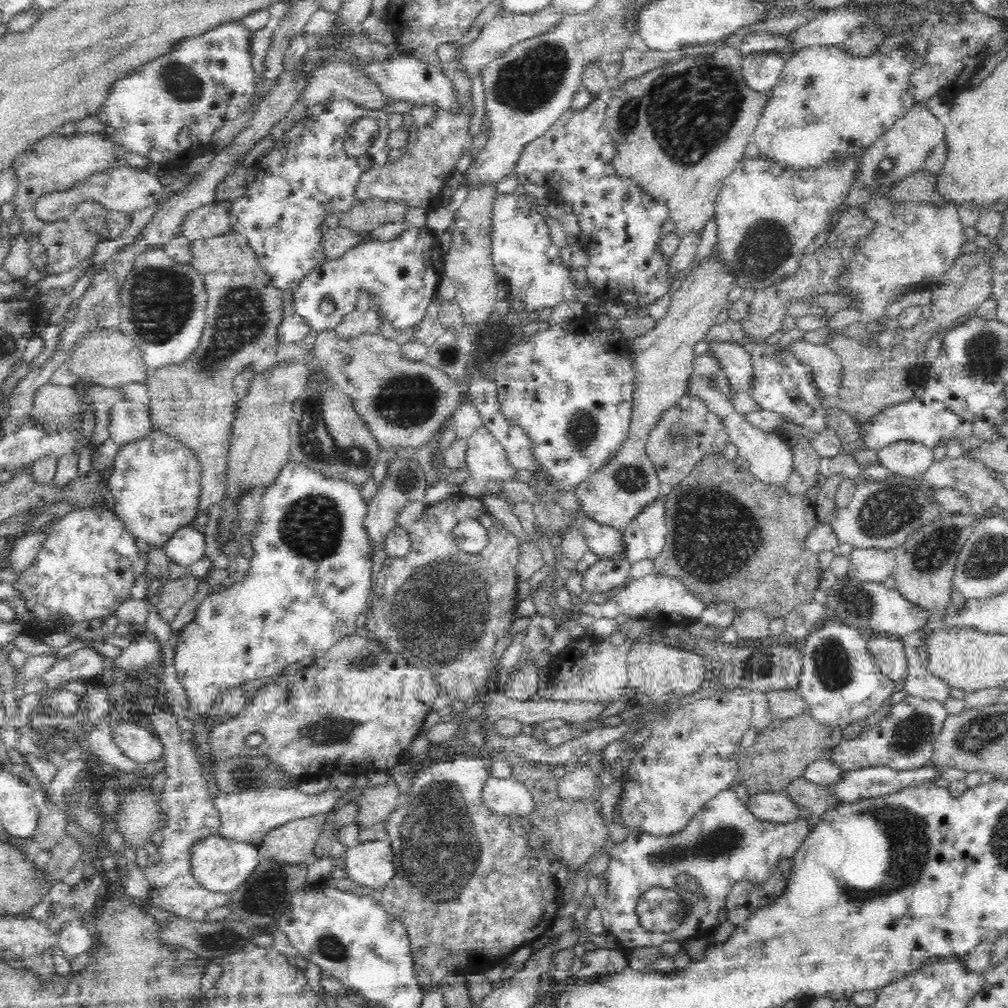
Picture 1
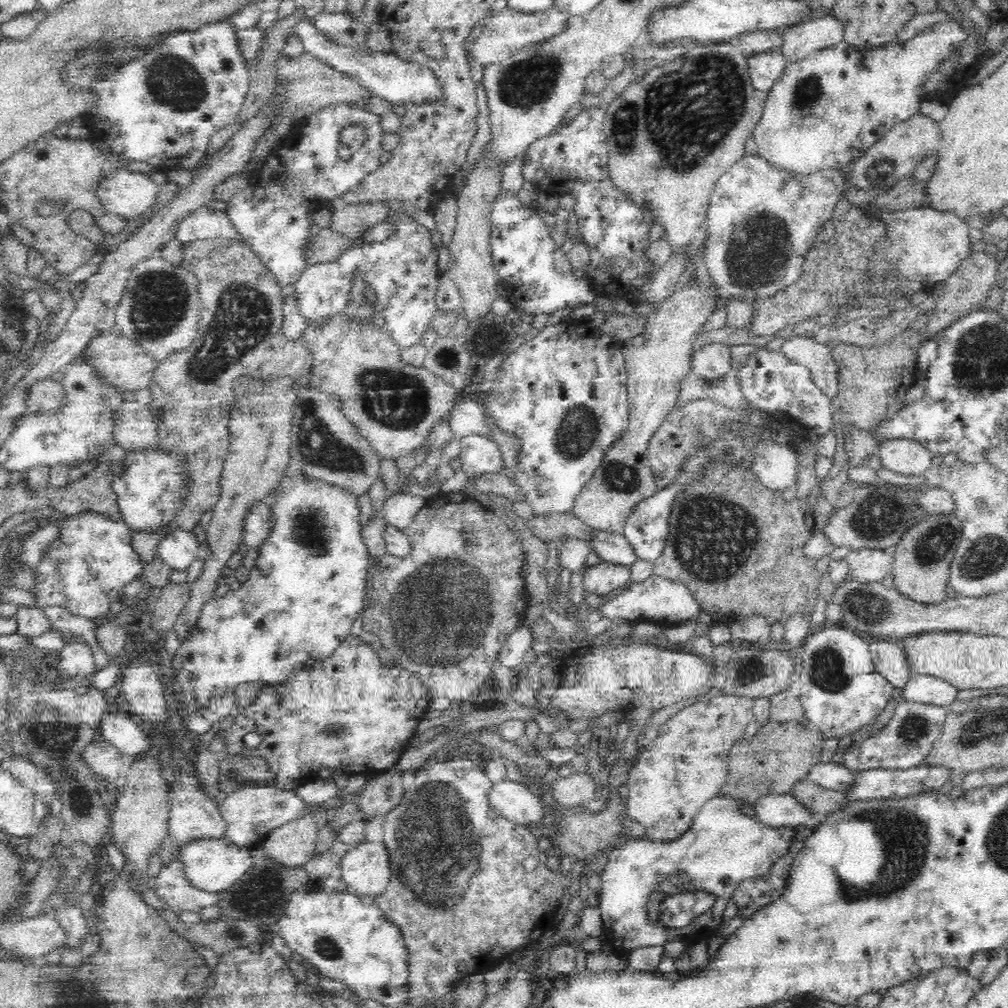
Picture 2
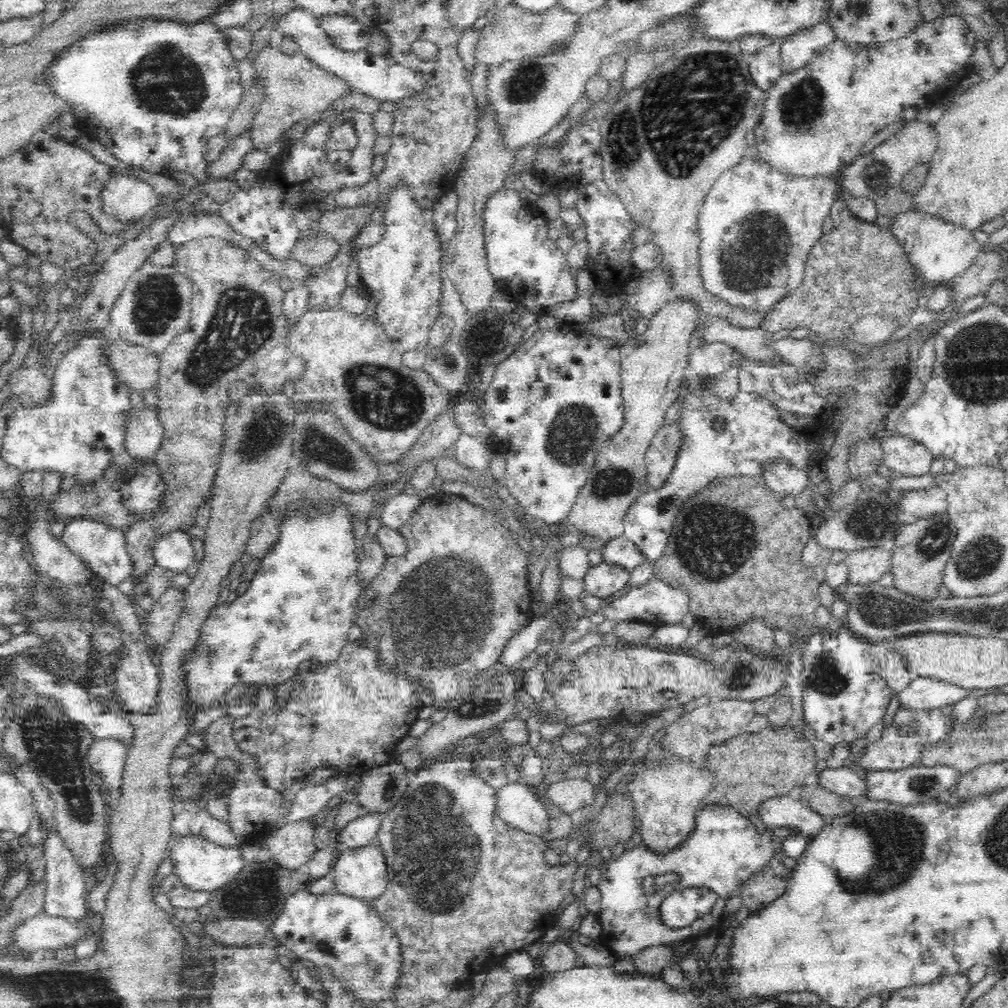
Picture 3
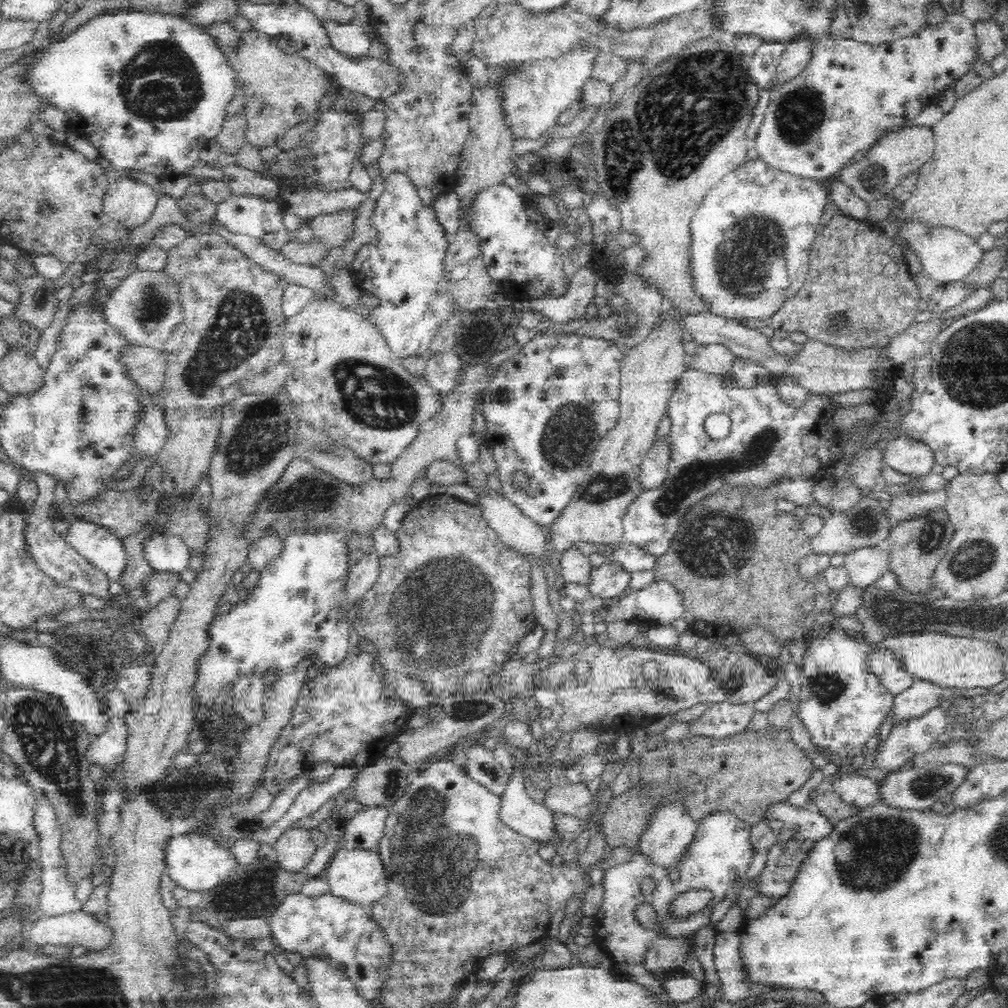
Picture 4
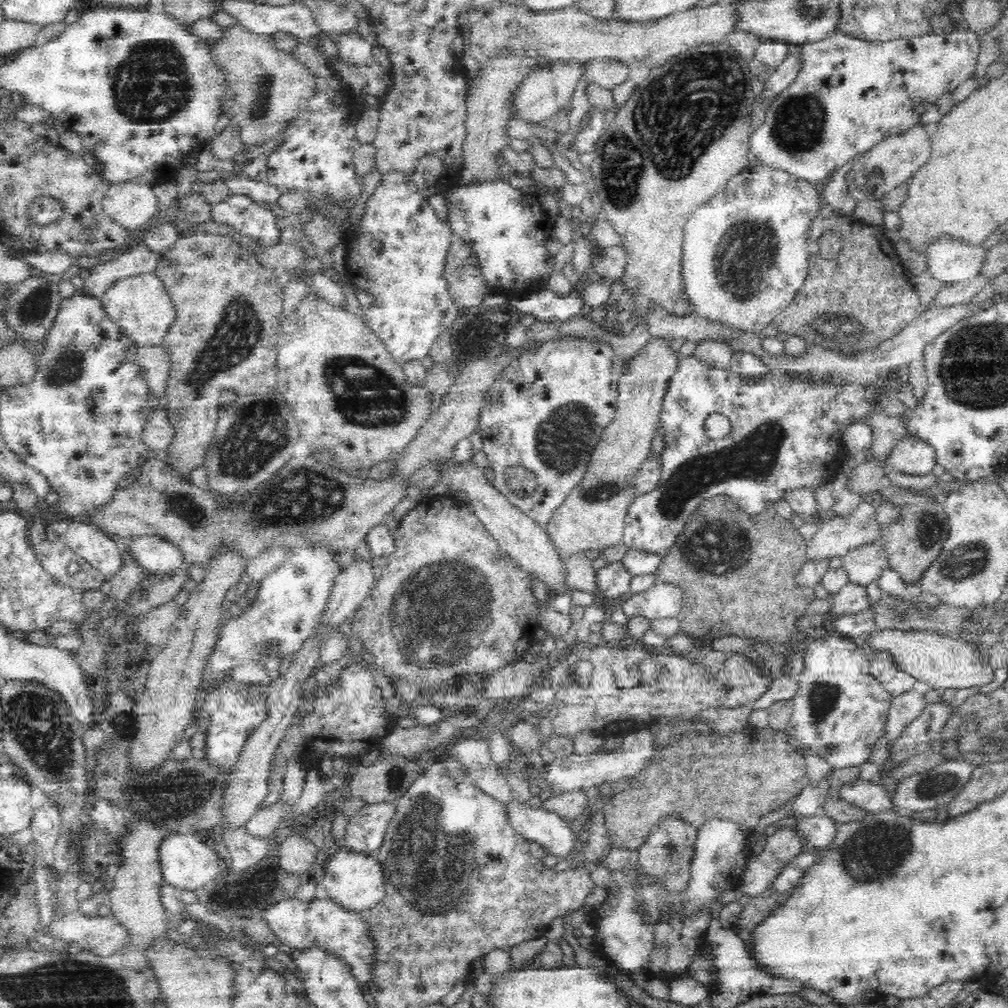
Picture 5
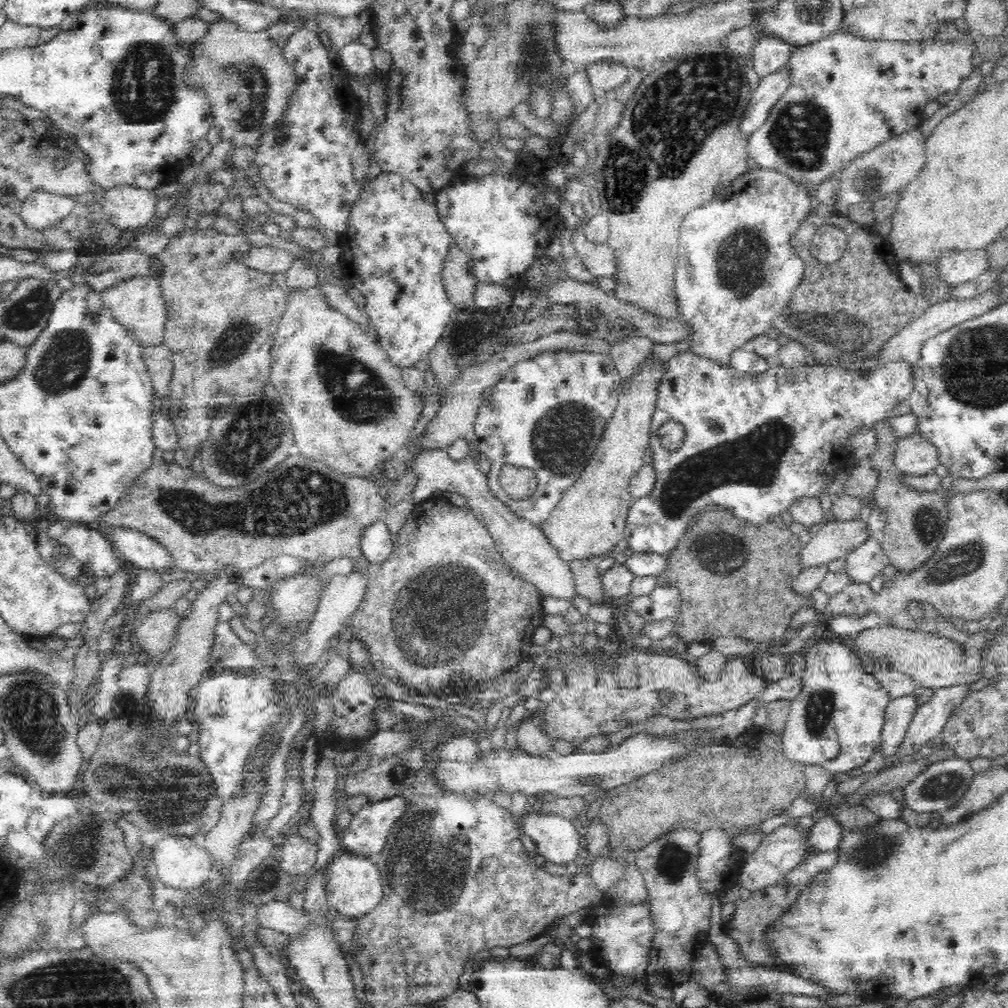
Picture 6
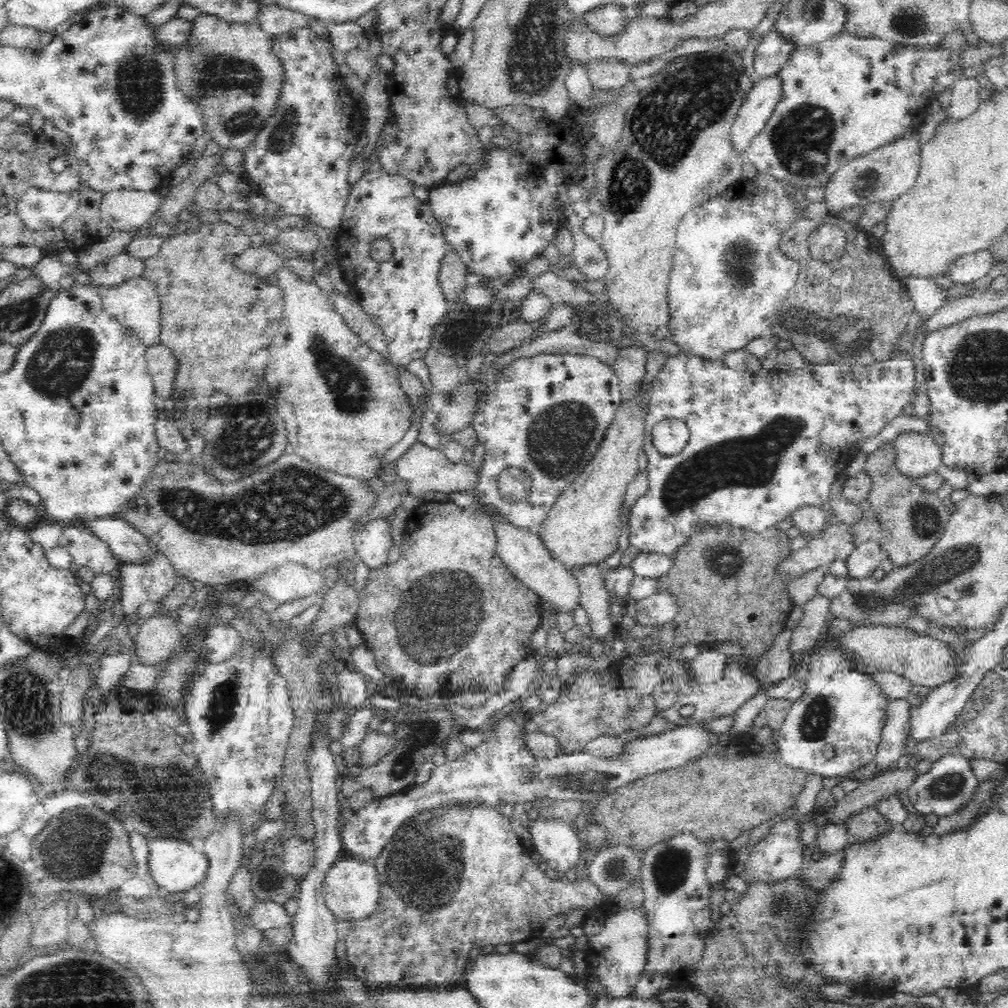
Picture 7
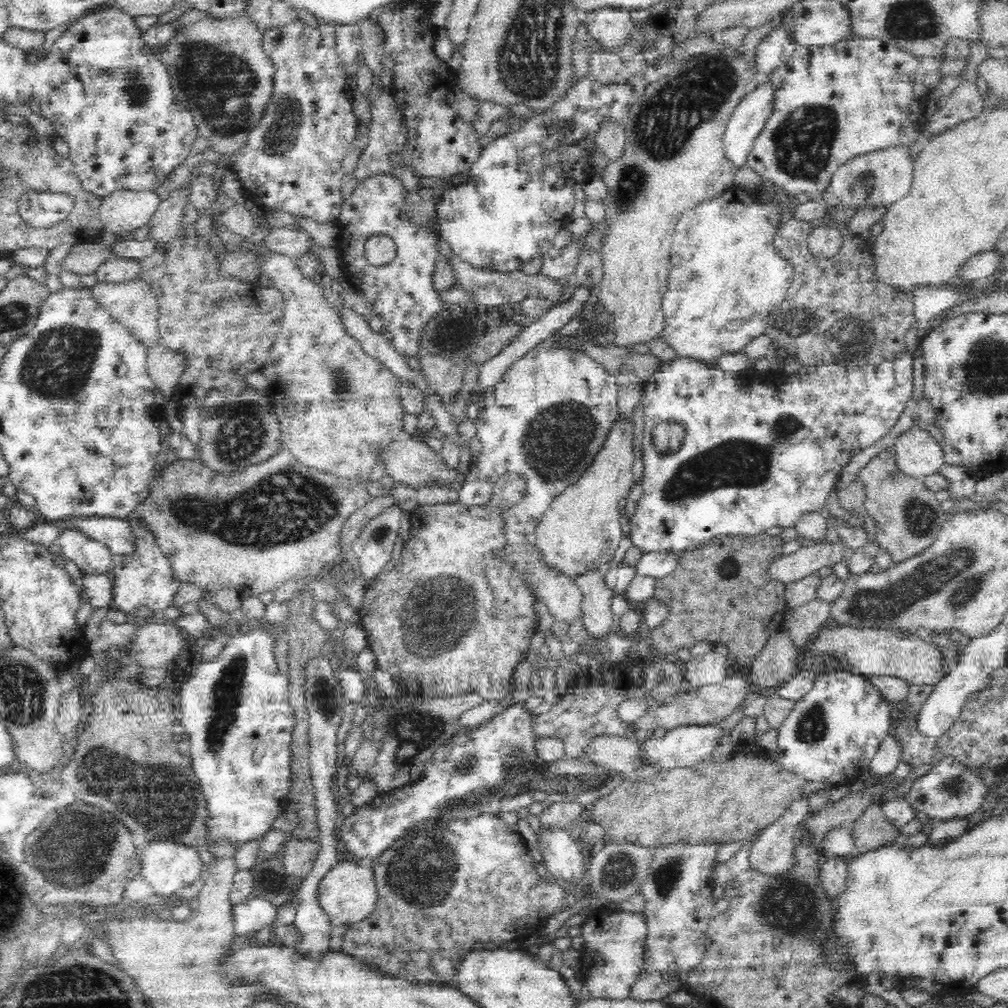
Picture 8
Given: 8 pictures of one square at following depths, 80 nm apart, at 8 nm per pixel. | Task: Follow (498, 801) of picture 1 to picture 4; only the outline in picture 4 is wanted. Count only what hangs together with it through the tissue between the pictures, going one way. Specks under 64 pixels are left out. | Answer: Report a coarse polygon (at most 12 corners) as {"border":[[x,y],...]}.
{"border":[[520,773],[501,794],[499,817],[516,832],[562,852],[553,810],[530,798]]}

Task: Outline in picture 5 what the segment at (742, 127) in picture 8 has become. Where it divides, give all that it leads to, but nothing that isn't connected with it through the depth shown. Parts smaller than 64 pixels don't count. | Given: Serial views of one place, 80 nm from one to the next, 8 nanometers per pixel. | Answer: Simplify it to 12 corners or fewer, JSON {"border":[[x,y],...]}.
{"border":[[801,44],[786,58],[764,83],[766,104],[793,84],[802,68]]}

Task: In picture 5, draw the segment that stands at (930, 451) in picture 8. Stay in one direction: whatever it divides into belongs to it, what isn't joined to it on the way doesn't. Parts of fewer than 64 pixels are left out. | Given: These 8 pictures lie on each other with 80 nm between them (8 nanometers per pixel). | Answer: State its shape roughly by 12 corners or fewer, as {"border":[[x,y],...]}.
{"border":[[910,436],[898,441],[885,462],[889,470],[933,473],[935,449]]}

